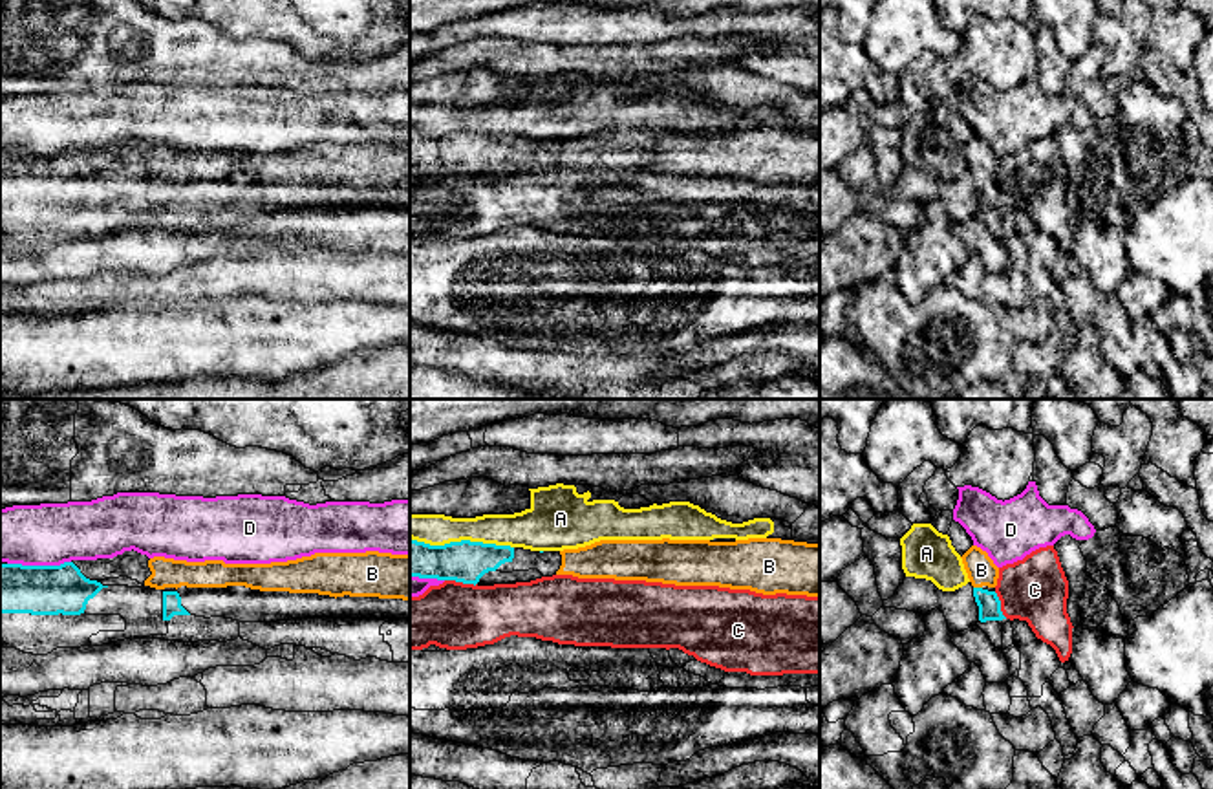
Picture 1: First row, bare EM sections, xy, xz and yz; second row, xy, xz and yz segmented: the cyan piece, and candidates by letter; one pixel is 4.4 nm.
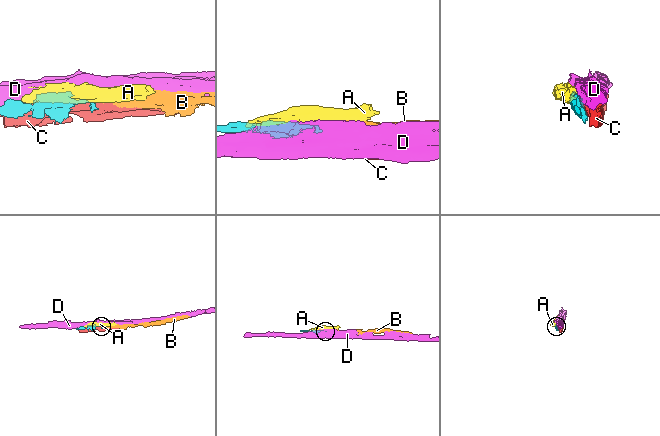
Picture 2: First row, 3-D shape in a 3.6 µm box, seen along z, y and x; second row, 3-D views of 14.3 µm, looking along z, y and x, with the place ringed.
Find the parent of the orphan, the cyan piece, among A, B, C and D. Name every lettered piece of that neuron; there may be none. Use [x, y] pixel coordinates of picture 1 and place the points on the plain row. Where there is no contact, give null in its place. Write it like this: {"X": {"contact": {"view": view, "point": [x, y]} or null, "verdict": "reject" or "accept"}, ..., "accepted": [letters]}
{"A": {"contact": {"view": "xz", "point": [461, 130]}, "verdict": "reject"}, "B": {"contact": {"view": "yz", "point": [977, 178]}, "verdict": "accept"}, "C": {"contact": {"view": "xz", "point": [461, 171]}, "verdict": "reject"}, "D": {"contact": {"view": "xy", "point": [39, 156]}, "verdict": "reject"}, "accepted": ["B"]}

